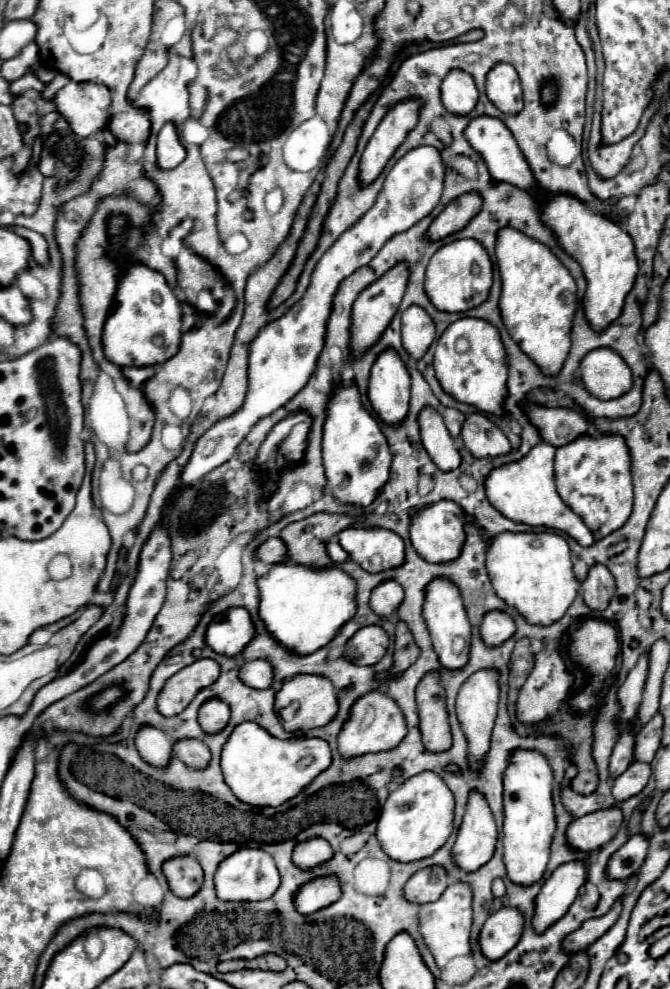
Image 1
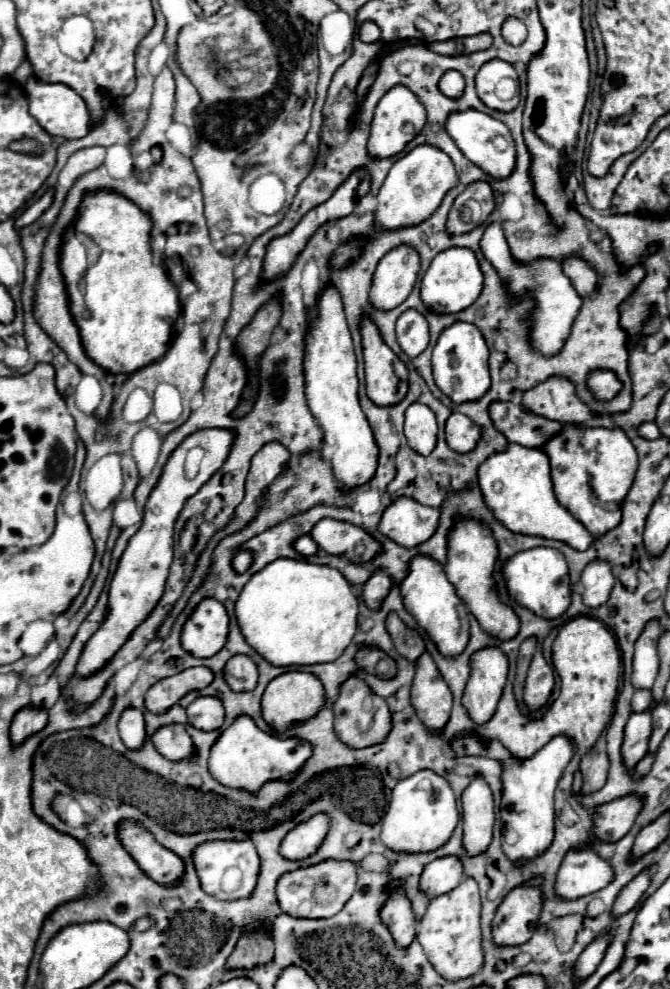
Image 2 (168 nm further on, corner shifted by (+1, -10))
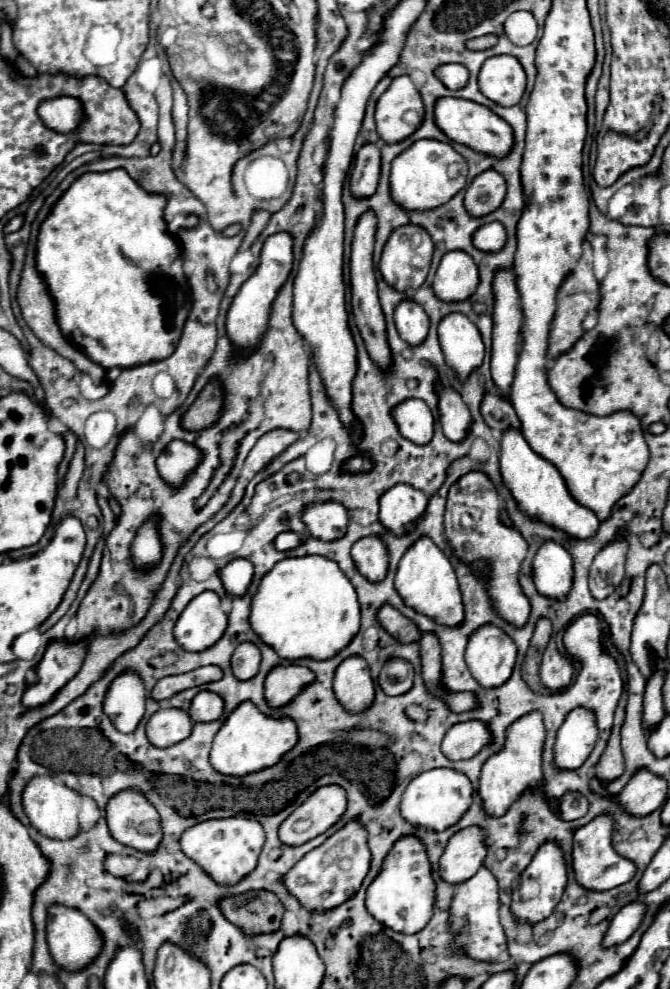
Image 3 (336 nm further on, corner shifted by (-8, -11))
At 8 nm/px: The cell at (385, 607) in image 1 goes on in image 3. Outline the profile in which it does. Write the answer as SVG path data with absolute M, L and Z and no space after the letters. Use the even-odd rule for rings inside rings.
M365 537L357 541L351 549L353 561L363 577L367 577L371 583L379 583L387 575L389 557L387 547L379 537Z

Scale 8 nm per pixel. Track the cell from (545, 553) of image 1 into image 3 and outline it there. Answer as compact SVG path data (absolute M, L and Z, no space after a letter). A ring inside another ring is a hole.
M545 541L533 559L533 583L539 595L565 599L573 587L573 559L557 543Z

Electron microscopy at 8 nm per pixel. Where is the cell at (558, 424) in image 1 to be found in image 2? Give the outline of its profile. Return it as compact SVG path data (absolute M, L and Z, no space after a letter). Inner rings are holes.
M518 400L492 402L488 406L494 428L502 432L508 442L516 442L528 448L540 448L552 434L562 430L560 422L552 422L544 416L524 410Z

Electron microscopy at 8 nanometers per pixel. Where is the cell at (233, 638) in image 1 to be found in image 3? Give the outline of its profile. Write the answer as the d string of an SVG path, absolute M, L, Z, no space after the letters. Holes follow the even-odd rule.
M205 591L197 595L181 613L175 625L175 639L185 651L205 651L227 627L227 615L219 607L219 595Z

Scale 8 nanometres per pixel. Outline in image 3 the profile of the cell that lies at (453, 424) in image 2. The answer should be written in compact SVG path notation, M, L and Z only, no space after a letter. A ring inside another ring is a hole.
M437 385L437 393L439 393L439 413L441 413L443 433L447 439L459 443L471 431L469 409L465 407L461 395L455 389Z

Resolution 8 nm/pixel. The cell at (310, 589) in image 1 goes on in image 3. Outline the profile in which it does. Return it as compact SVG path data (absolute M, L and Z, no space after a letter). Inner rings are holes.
M321 555L287 557L261 579L251 603L249 625L281 659L331 659L359 633L361 605L355 587L335 561Z

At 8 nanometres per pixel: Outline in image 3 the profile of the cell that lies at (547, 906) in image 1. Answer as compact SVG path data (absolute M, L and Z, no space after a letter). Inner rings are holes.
M599 815L585 827L581 827L573 837L573 873L581 887L587 891L607 891L613 887L619 887L633 879L635 875L635 863L621 857L613 845L611 845L611 833L613 833L613 821L609 815Z

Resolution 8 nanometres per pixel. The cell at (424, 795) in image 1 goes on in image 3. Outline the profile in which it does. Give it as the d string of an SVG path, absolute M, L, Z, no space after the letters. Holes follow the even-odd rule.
M431 769L431 771L425 771L425 773L417 775L407 785L407 789L405 789L403 797L401 797L401 817L407 823L425 827L429 831L445 831L449 825L455 825L463 817L463 813L469 809L469 805L471 805L471 793L473 793L471 781L463 773L459 773L459 771L453 771L453 769Z

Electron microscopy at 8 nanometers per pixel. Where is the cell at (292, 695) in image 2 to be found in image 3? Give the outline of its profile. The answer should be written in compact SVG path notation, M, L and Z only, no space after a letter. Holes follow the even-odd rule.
M301 665L275 667L265 679L265 699L269 707L279 709L289 705L297 697L297 691L313 683L313 679L315 679L313 671Z

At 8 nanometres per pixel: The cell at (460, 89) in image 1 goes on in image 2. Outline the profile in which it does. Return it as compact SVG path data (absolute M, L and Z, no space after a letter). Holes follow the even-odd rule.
M448 70L442 74L438 88L448 98L460 98L460 94L464 92L464 76L456 70Z

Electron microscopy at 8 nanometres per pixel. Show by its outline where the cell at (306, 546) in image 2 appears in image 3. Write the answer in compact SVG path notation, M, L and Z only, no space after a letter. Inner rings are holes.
M293 531L281 533L281 535L275 539L275 547L277 547L279 551L291 551L291 549L295 549L295 547L299 547L299 545L301 545L301 535L297 535L297 533L293 533Z

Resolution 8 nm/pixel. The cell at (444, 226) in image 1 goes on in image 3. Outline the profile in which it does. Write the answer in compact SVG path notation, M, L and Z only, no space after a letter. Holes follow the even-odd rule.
M489 169L473 179L473 183L465 191L465 209L473 217L489 215L497 207L501 207L505 199L505 179Z

